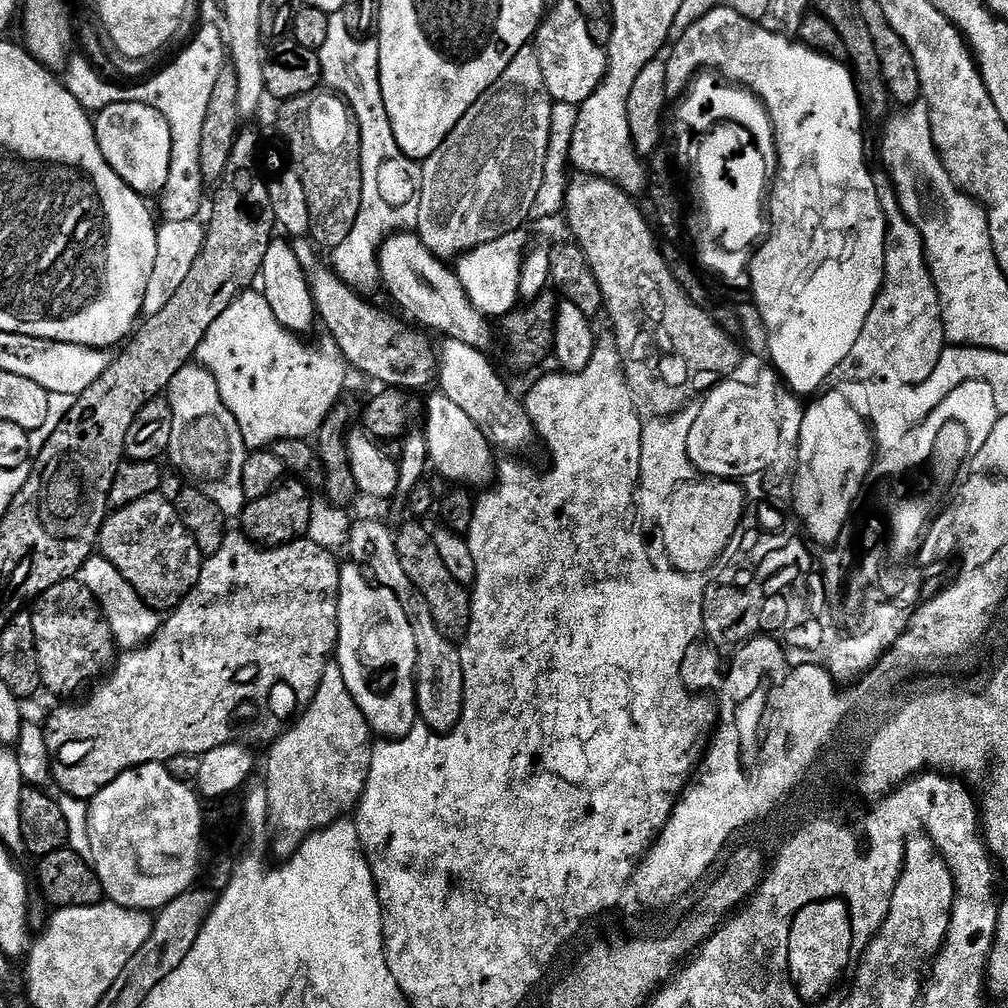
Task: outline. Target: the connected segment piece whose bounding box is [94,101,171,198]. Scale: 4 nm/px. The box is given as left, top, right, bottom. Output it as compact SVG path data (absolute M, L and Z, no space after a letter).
M132 101L106 106L95 117L96 141L111 168L125 180L135 192L148 198L148 184L152 182L154 191L161 193L166 186L167 175L154 170L156 166L170 166L171 162L152 156L152 144L171 138L171 132L152 132L156 130L156 120L142 120L142 103L136 114L132 112Z

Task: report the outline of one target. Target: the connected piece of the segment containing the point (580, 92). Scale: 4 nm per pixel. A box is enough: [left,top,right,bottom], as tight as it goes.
[534,17,608,106]

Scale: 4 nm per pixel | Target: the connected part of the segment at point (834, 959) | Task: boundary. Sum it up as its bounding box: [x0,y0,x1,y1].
[792,899,856,1002]

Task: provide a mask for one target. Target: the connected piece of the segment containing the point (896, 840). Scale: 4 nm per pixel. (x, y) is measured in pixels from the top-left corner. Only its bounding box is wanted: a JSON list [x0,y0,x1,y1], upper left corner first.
[864,772,982,848]

